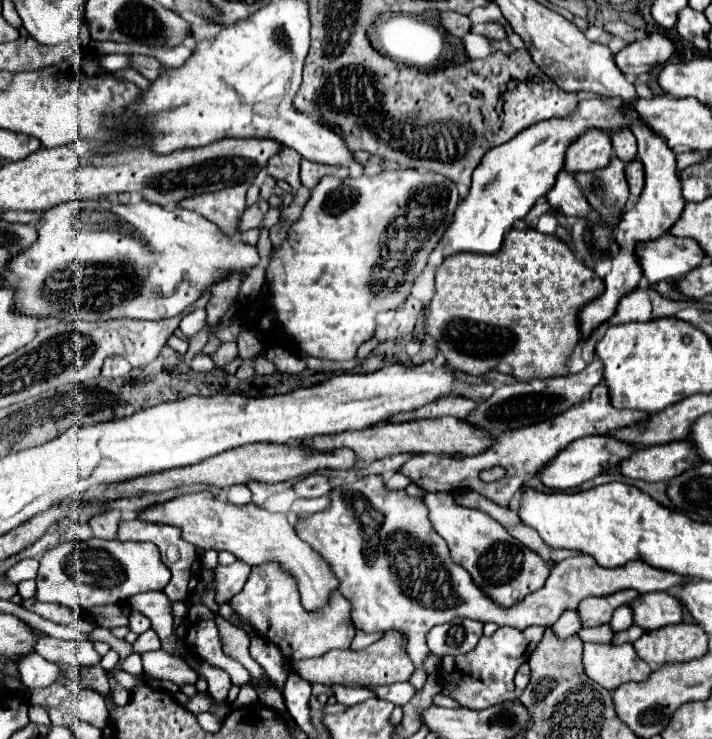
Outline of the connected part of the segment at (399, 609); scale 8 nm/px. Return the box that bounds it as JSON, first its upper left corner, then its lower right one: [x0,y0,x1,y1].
[296,476,690,690]

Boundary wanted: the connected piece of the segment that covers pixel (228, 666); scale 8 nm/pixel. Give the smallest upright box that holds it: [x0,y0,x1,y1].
[186,620,250,684]

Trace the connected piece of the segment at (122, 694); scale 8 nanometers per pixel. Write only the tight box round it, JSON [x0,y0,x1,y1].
[107,673,130,706]

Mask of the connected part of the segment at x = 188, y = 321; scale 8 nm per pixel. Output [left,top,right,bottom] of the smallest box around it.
[184,310,206,336]

